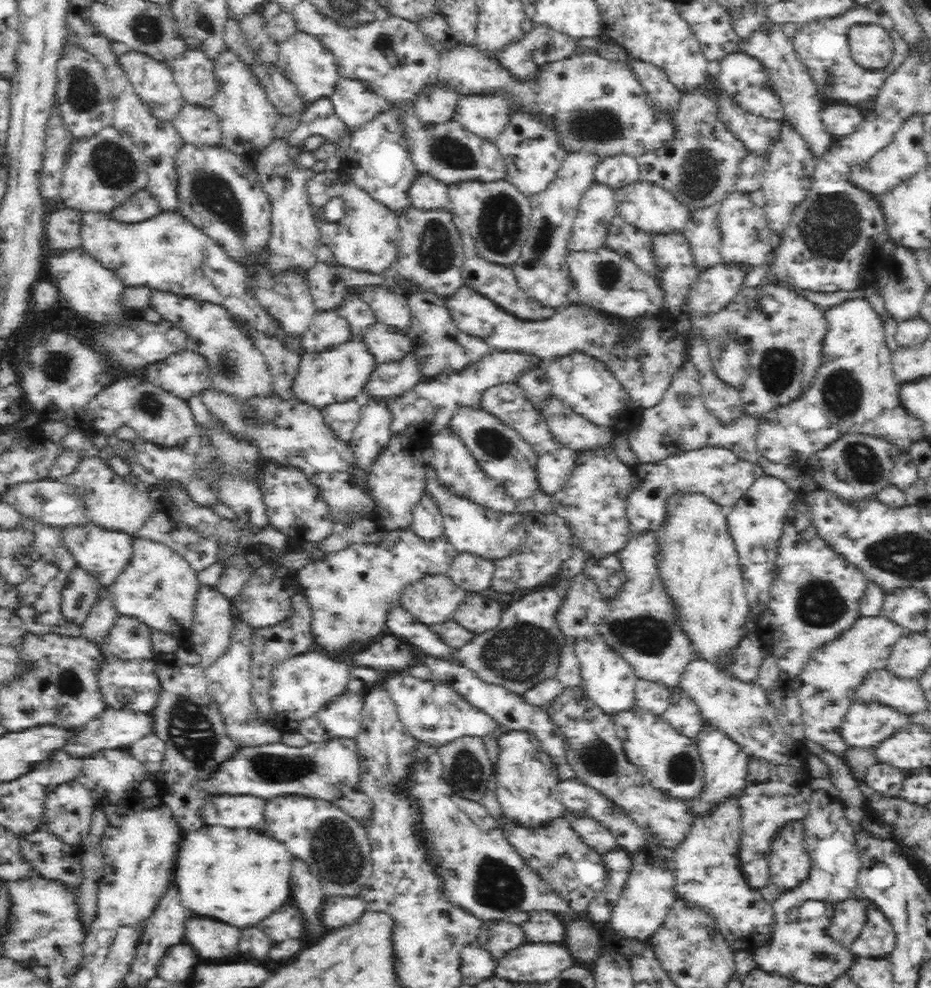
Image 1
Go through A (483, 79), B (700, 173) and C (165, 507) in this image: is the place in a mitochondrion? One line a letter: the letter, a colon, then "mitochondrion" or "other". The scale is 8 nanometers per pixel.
A: other
B: mitochondrion
C: other

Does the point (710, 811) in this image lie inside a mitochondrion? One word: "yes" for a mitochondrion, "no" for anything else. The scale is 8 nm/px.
no

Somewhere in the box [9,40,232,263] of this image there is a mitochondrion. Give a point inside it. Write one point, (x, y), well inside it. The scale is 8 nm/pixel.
(113, 163)

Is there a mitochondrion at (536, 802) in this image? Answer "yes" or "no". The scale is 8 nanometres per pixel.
no

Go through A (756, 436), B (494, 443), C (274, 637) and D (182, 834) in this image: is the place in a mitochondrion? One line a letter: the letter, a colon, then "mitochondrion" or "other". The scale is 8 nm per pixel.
A: other
B: mitochondrion
C: other
D: other

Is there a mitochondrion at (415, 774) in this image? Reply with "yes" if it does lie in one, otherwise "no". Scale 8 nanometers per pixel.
no

